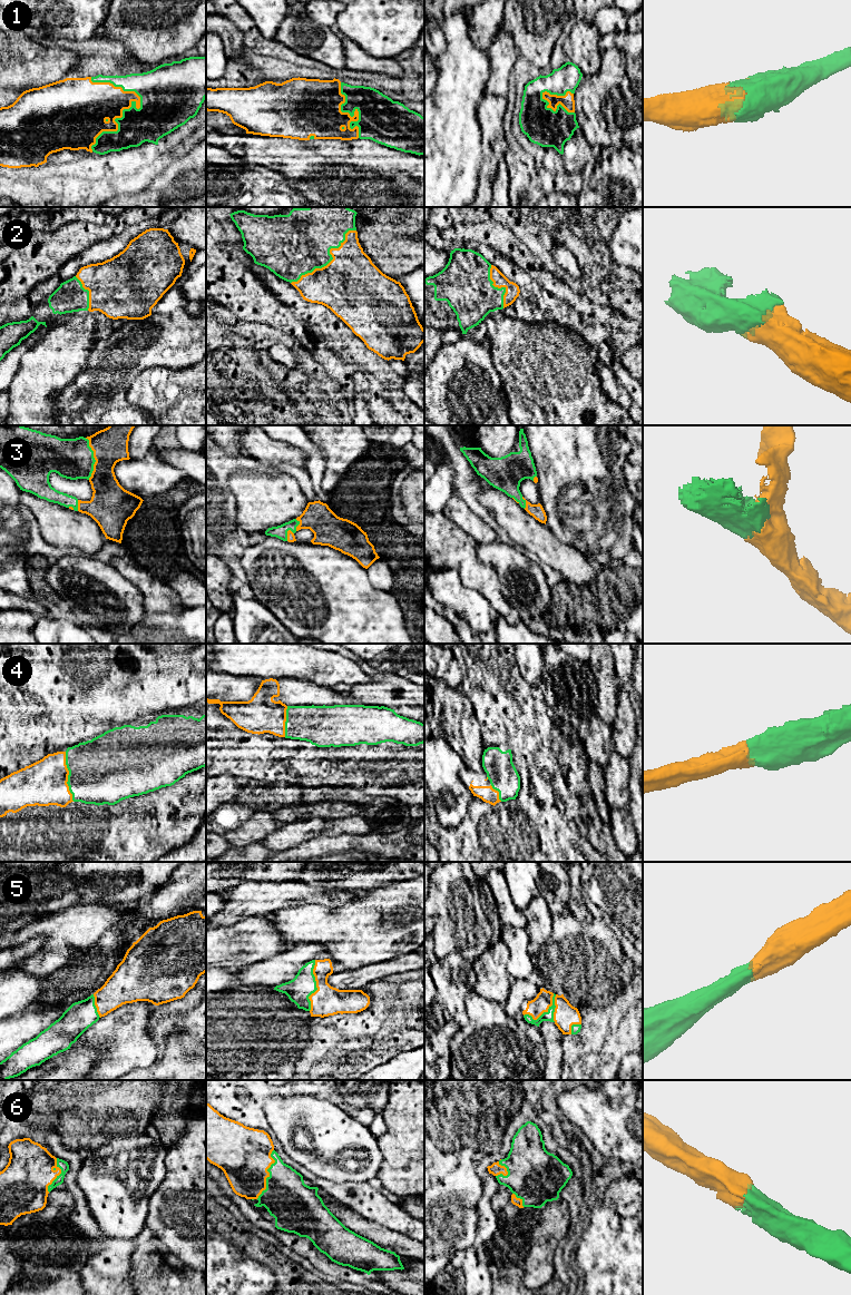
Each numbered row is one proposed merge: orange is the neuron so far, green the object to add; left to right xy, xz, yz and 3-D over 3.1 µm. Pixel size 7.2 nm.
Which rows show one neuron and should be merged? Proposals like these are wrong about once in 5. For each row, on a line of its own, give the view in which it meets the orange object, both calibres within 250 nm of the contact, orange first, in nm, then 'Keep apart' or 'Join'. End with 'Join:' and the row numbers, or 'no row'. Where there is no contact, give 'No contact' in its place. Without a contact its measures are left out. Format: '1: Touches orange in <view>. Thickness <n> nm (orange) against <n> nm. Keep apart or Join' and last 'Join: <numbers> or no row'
1: Touches orange in xy. Thickness 340 nm (orange) against 280 nm. Join
2: Touches orange in xz. Thickness 460 nm (orange) against 420 nm. Join
3: Touches orange in xy. Thickness 260 nm (orange) against 300 nm. Join
4: Touches orange in xy. Thickness 320 nm (orange) against 460 nm. Join
5: Touches orange in yz. Thickness 130 nm (orange) against 70 nm. Join
6: Touches orange in xz. Thickness 380 nm (orange) against 320 nm. Join
Join: 1, 2, 3, 4, 5, 6

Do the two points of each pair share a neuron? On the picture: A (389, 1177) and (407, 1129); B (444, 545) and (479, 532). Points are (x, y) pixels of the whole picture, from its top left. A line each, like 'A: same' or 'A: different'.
A: same
B: different

